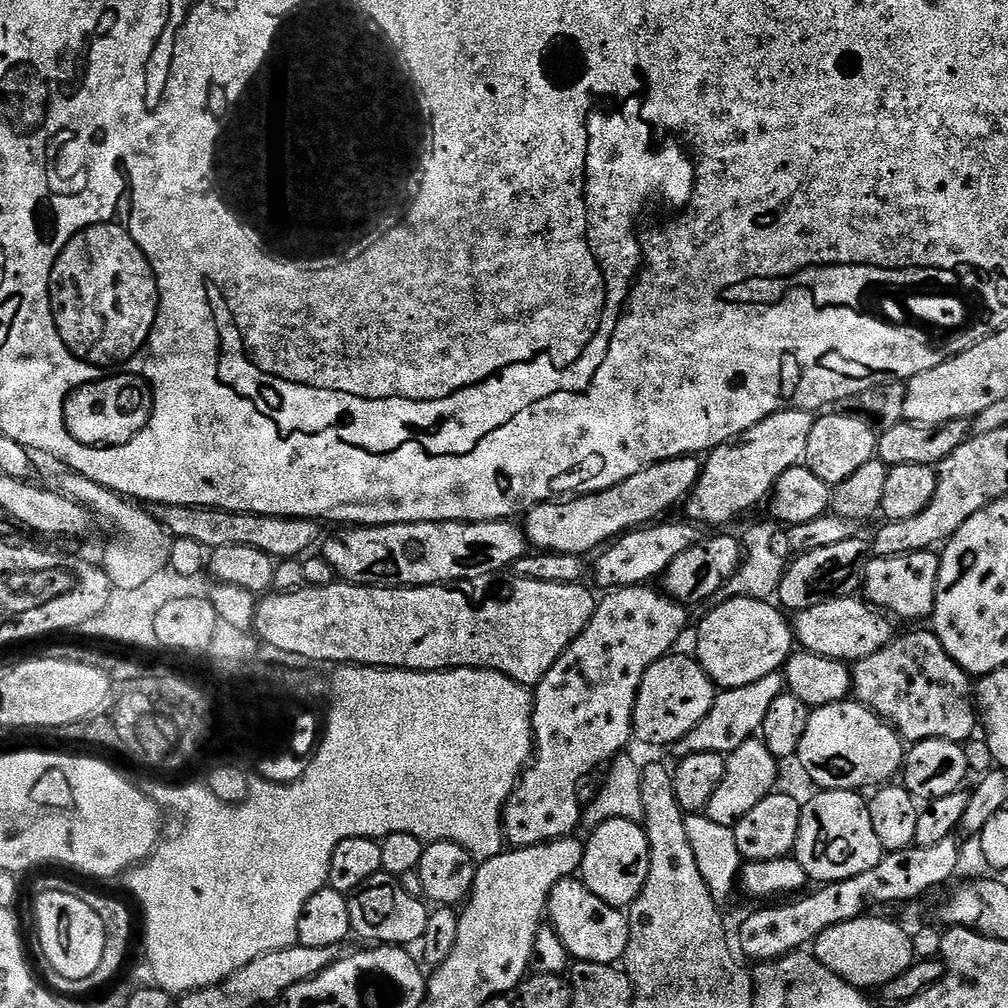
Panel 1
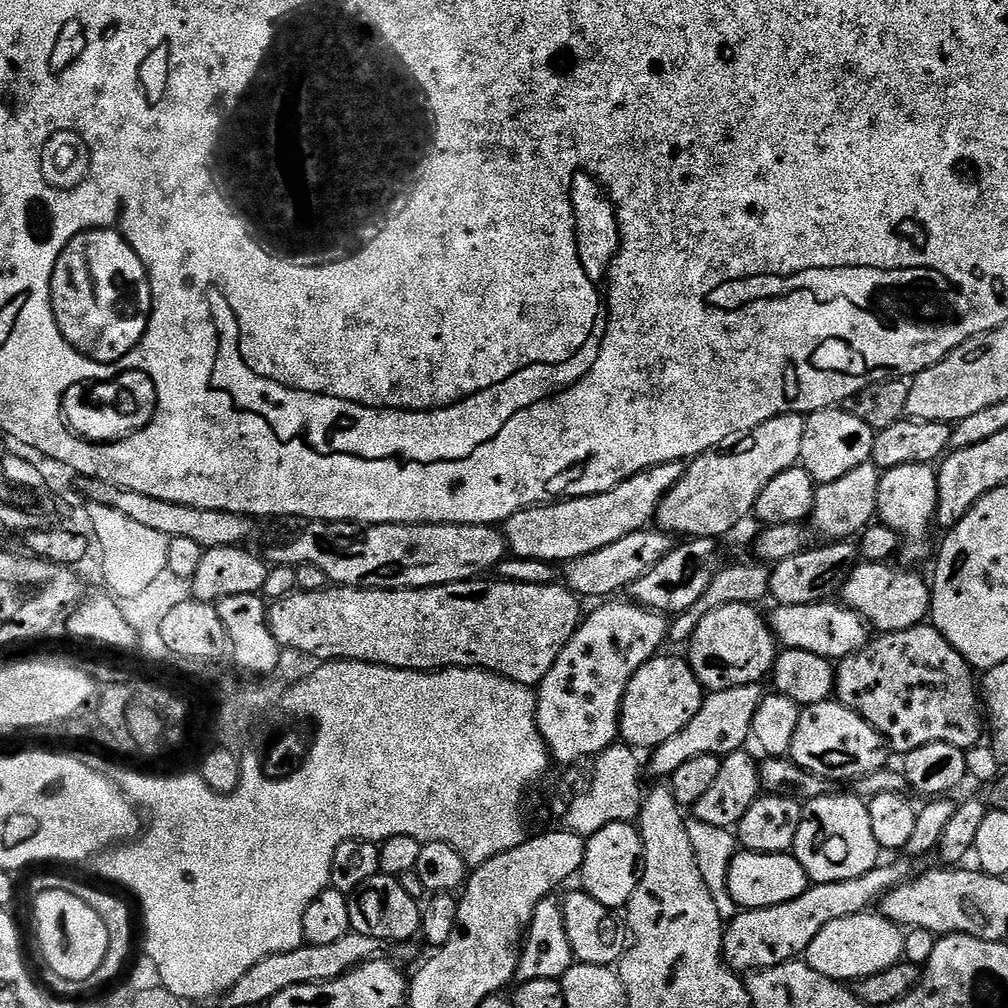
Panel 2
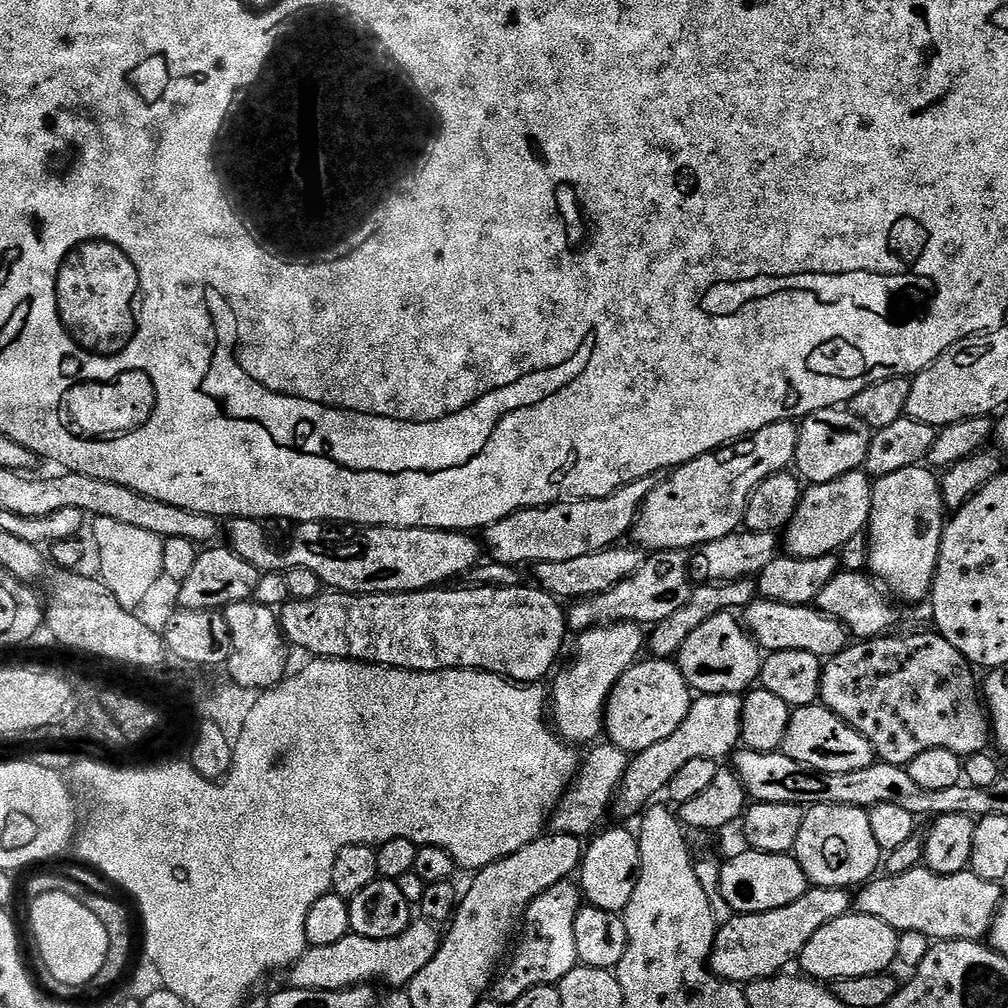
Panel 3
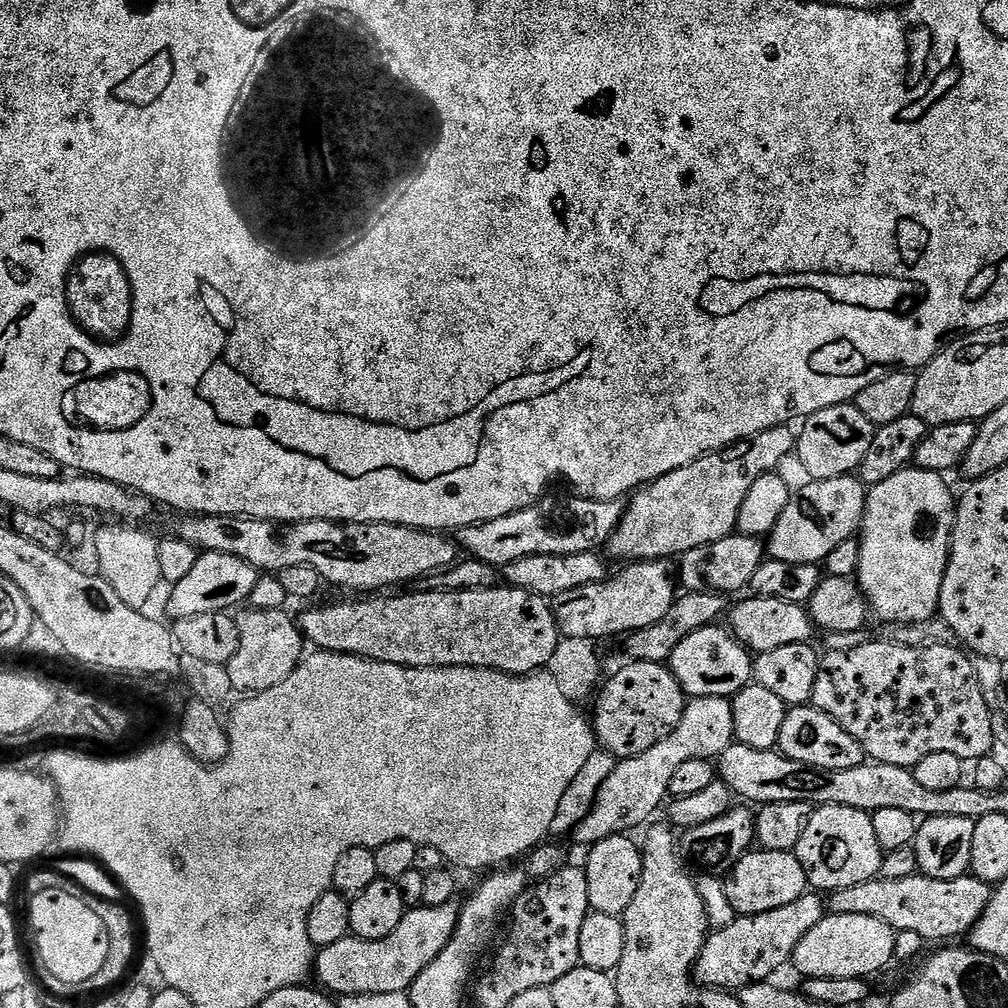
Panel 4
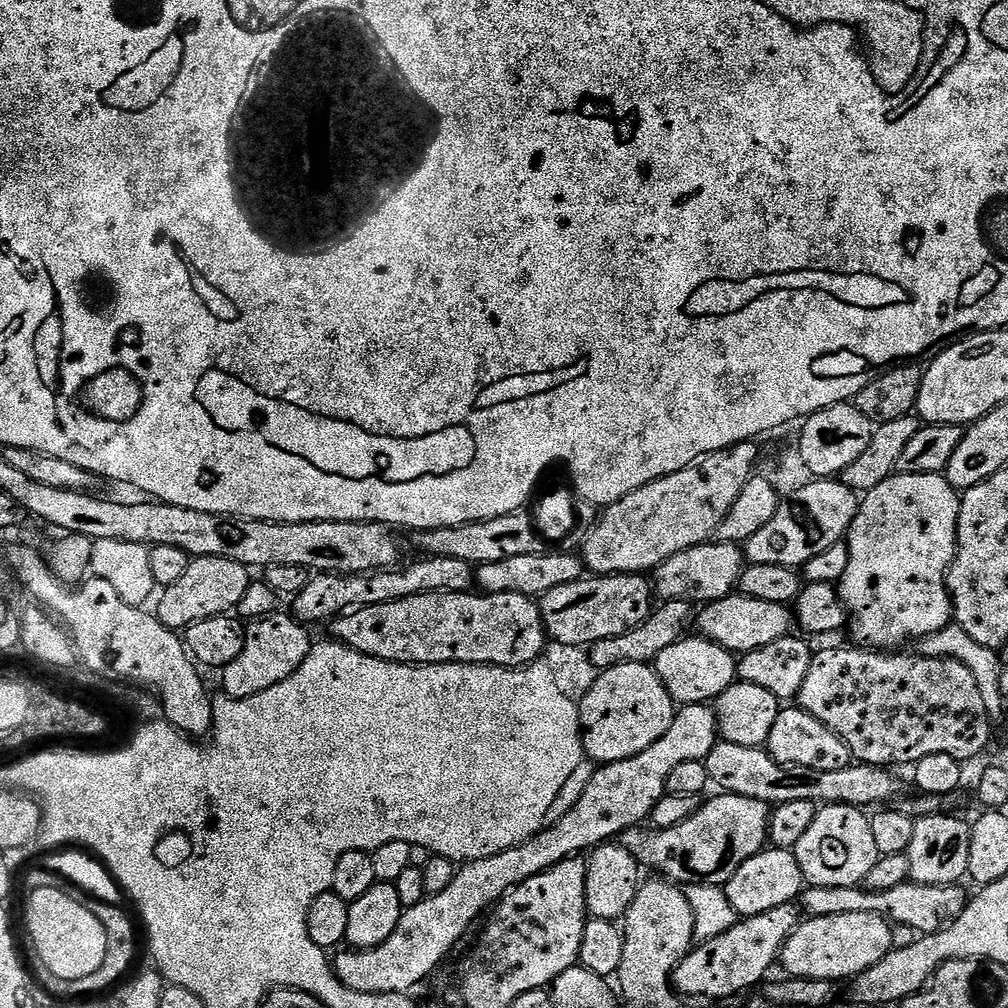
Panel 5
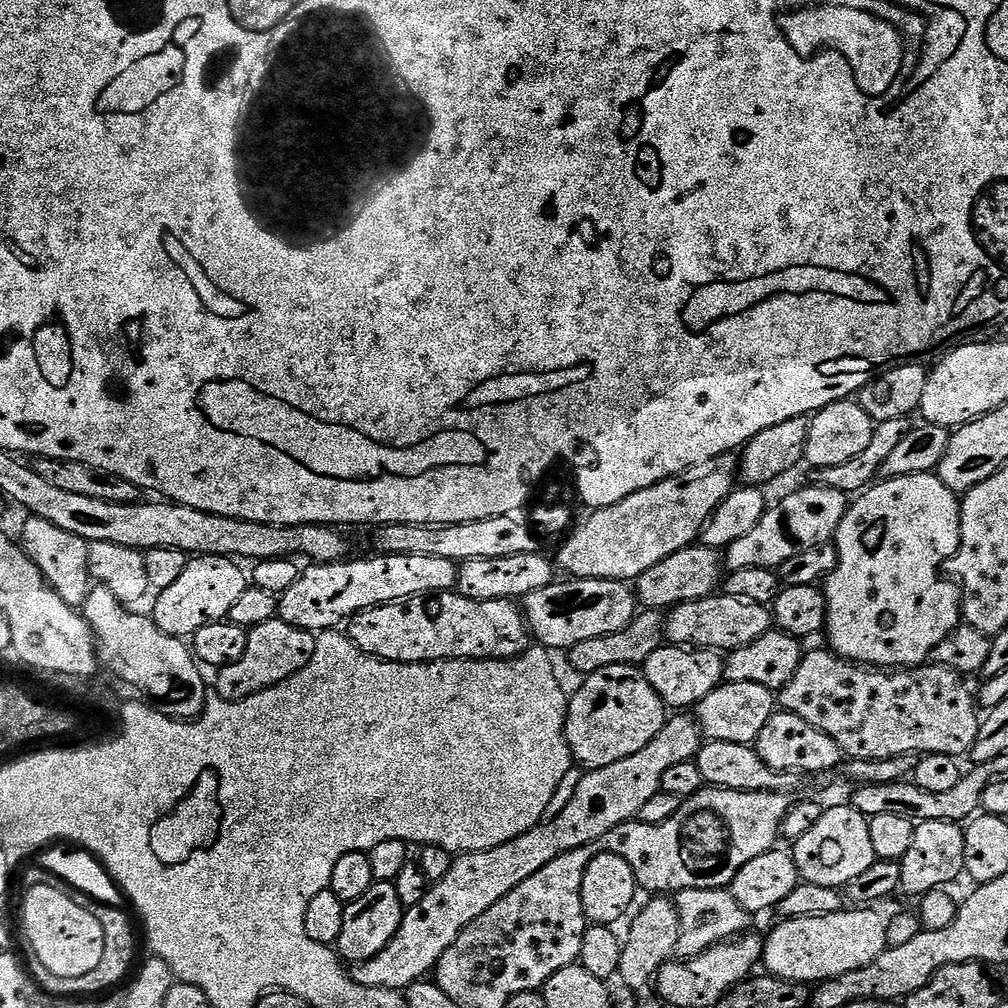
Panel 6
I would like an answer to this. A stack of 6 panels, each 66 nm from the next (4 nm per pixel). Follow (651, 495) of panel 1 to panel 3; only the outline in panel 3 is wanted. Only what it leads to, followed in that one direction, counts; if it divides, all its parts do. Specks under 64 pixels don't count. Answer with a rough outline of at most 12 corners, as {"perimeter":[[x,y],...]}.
{"perimeter":[[651,479],[523,508],[483,529],[493,561],[570,562],[619,545]]}

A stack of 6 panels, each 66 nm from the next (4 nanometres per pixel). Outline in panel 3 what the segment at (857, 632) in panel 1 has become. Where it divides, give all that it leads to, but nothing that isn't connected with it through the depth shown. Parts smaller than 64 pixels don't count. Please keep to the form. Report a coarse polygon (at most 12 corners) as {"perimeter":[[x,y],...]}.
{"perimeter":[[757,598],[742,620],[765,653],[827,658],[848,647],[843,624],[815,606]]}

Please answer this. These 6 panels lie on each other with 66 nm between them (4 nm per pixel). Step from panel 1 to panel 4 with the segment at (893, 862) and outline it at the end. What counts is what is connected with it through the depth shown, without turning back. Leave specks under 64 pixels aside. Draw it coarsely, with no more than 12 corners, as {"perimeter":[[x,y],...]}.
{"perimeter":[[808,890],[778,910],[709,931],[696,983],[739,990],[771,981],[822,922]]}

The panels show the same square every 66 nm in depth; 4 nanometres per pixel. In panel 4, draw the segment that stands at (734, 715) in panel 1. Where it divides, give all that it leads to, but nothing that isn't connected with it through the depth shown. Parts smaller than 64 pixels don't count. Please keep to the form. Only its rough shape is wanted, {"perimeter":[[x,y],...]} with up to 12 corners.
{"perimeter":[[691,697],[662,742],[620,760],[574,838],[643,829],[690,758],[734,743],[732,701]]}

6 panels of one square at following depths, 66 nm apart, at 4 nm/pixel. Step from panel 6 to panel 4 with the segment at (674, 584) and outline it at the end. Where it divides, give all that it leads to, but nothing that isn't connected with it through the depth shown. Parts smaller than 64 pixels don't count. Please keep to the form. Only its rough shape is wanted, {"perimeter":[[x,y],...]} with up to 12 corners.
{"perimeter":[[733,534],[678,560],[684,592],[733,594],[766,559],[759,536]]}

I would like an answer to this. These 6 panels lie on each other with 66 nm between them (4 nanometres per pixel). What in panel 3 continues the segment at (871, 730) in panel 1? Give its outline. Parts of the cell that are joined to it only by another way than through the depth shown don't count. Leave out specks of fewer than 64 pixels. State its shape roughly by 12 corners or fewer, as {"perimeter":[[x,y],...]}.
{"perimeter":[[817,702],[792,709],[783,752],[826,774],[866,770],[877,754]]}

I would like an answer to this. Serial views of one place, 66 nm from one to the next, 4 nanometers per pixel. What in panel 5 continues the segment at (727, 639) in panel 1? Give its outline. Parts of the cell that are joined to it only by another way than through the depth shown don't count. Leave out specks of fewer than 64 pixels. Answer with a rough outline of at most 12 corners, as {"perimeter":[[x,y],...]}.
{"perimeter":[[699,634],[658,654],[680,706],[719,701],[737,657]]}

